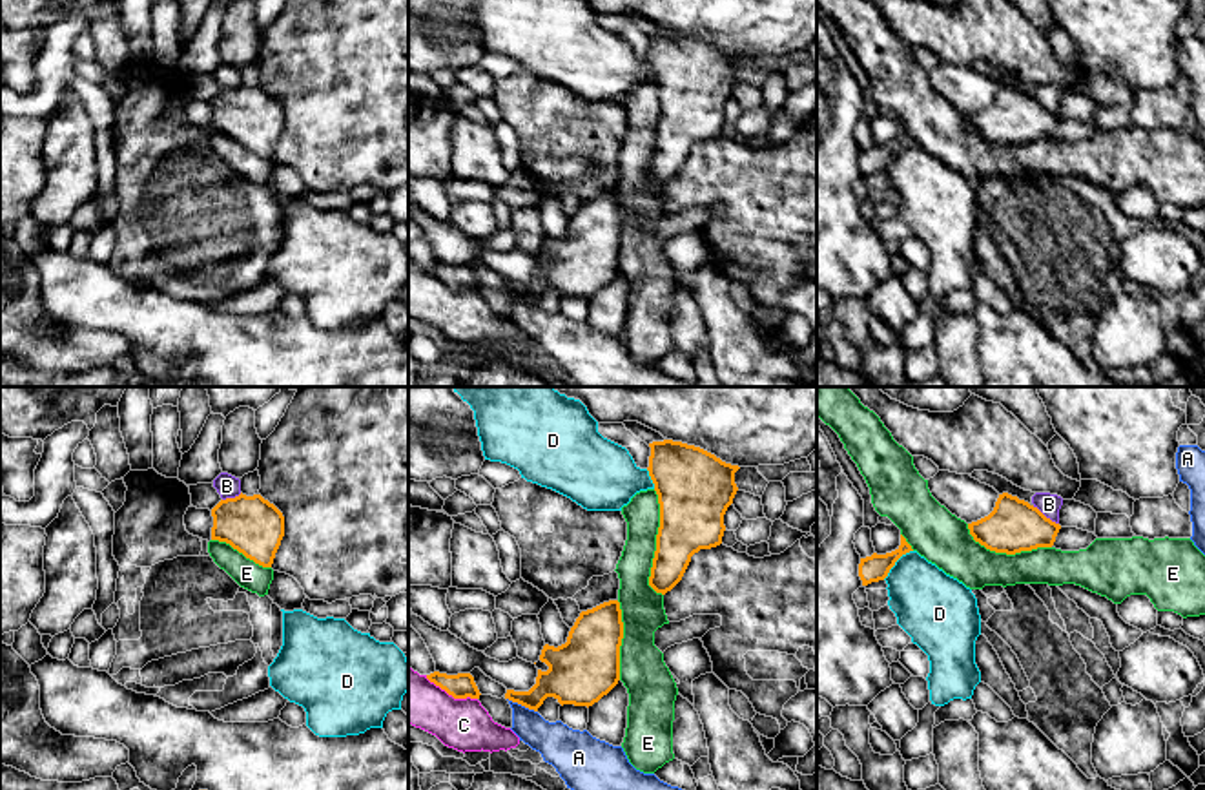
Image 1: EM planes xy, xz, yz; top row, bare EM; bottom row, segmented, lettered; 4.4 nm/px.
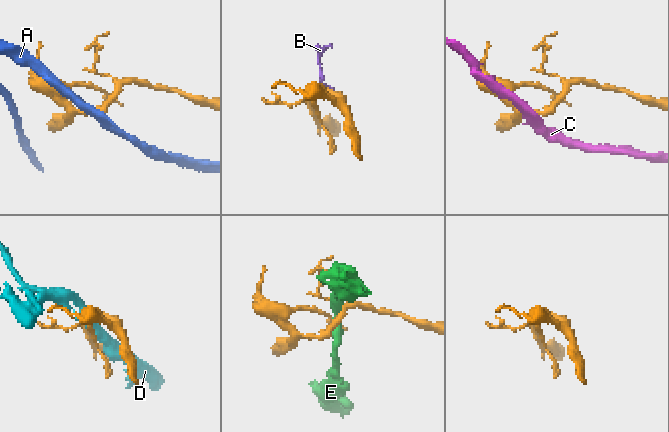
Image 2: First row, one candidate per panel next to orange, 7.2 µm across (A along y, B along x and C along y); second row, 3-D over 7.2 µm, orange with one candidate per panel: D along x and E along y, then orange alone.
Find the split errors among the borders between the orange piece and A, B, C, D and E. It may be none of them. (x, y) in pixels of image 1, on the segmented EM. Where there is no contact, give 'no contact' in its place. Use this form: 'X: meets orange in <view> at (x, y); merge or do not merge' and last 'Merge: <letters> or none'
A: meets orange in xz at (522, 705); do not merge
B: meets orange in yz at (1043, 515); do not merge
C: meets orange in xz at (451, 694); do not merge
D: meets orange in yz at (896, 561); do not merge
E: meets orange in xz at (657, 544); do not merge
Merge: none

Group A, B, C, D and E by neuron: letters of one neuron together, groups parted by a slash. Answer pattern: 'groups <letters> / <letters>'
groups A / B / C / D / E

